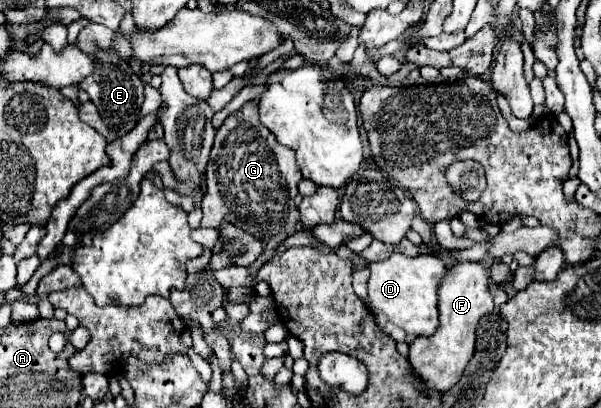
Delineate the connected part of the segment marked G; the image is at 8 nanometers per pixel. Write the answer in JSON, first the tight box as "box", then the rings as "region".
{"box":[202,101,302,257],"region":[[[246,101],[240,111],[232,113],[222,127],[216,131],[214,145],[210,151],[210,161],[206,167],[208,177],[208,191],[202,199],[202,227],[218,227],[222,221],[230,221],[252,235],[256,239],[264,241],[264,257],[268,257],[280,243],[286,241],[288,235],[294,233],[294,225],[298,223],[300,215],[294,205],[294,197],[298,195],[298,181],[302,179],[302,173],[294,161],[294,151],[276,143],[276,137],[258,121],[258,101]]]}

